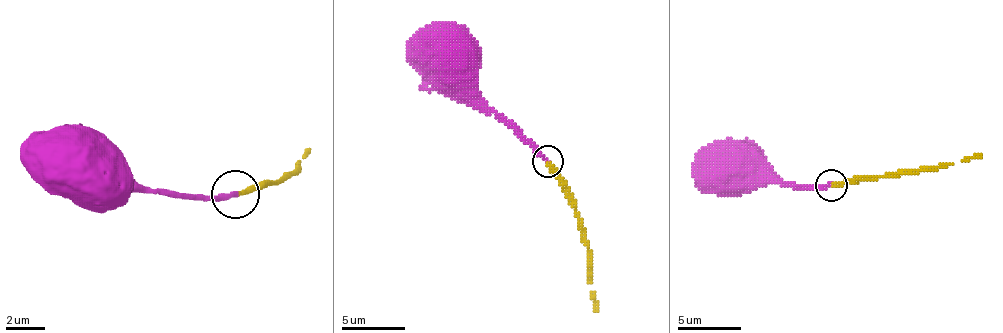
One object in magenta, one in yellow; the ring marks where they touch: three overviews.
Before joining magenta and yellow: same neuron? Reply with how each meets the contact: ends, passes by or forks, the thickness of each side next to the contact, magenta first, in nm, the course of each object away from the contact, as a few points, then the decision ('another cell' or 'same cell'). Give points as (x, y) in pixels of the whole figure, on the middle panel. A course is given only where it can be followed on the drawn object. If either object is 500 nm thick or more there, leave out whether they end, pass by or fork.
magenta ends there; yellow ends there; 240 nm thick on the magenta side, 200 nm on the other; magenta runs (547, 162), (483, 108), (448, 73), (445, 67), (448, 61); yellow runs (547, 162), (572, 203), (588, 247), (588, 276), (597, 311); same cell

